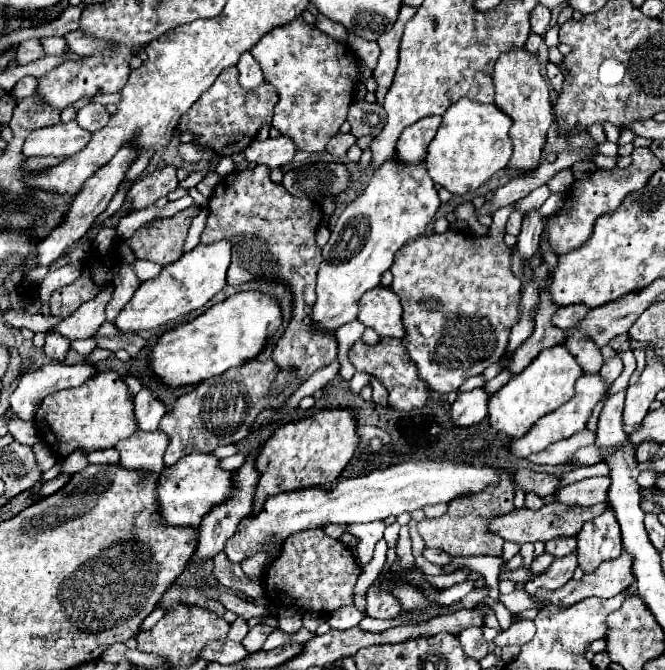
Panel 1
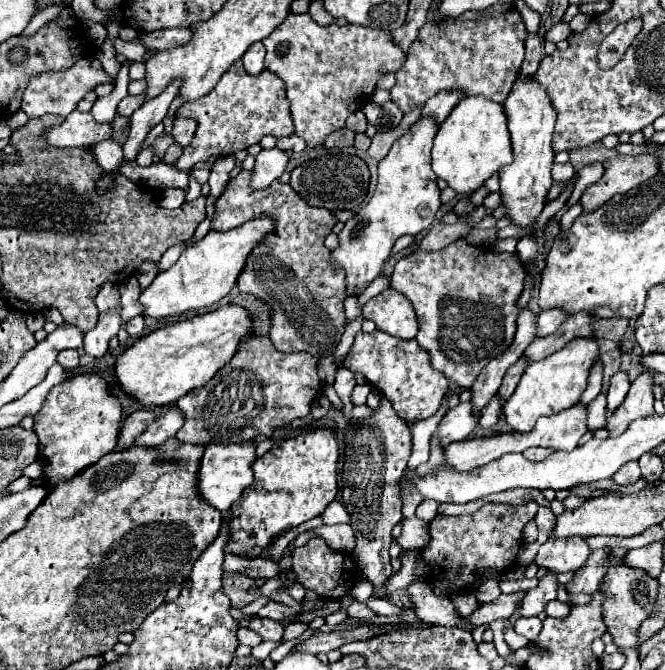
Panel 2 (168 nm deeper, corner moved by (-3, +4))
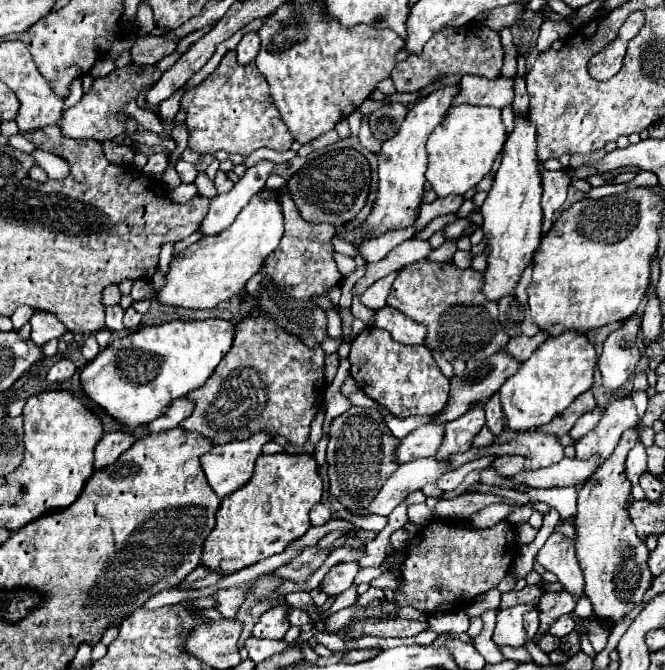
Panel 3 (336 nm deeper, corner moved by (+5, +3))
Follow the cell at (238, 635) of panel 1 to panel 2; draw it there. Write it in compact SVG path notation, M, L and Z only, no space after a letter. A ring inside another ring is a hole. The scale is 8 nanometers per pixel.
M239 628L237 638L239 638L239 644L249 646L249 648L253 648L253 646L257 646L257 644L263 642L261 636L257 636L257 632L253 632L253 630L249 630L249 628Z

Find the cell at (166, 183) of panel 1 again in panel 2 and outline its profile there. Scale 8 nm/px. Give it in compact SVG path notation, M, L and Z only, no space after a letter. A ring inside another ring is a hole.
M241 60L231 64L231 68L221 76L217 86L207 96L197 98L193 102L185 102L177 110L177 116L193 118L197 122L197 130L191 144L173 164L183 172L189 172L193 164L205 162L211 156L229 156L239 150L247 150L267 134L275 138L293 134L293 118L289 112L289 100L285 94L283 80L269 70L263 70L257 76L249 76L243 70Z

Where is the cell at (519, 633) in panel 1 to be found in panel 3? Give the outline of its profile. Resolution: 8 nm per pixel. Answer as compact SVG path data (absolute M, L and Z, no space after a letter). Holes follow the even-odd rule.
M529 611L525 615L525 631L527 631L527 637L533 639L535 633L539 629L539 617L537 617L537 611Z

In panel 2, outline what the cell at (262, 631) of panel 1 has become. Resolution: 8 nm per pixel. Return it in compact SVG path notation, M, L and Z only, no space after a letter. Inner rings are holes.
M259 616L251 618L249 628L255 630L257 634L261 634L263 640L275 640L275 642L283 638L283 630L285 630L285 626L281 622L275 622L269 618L259 618Z

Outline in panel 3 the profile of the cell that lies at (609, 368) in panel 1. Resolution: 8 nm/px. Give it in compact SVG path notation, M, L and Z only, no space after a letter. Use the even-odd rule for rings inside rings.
M597 405L593 411L583 413L583 415L577 419L577 423L573 425L573 429L569 431L569 435L571 435L573 439L581 439L583 435L587 435L587 433L599 423L601 415L603 415L603 407L599 407L599 405Z

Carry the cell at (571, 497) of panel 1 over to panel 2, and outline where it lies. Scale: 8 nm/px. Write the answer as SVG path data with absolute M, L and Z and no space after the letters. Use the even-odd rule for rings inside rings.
M629 462L629 464L625 464L615 476L613 476L613 480L617 482L617 484L633 484L633 482L637 482L637 480L641 480L641 470L639 470L639 464L637 462Z

